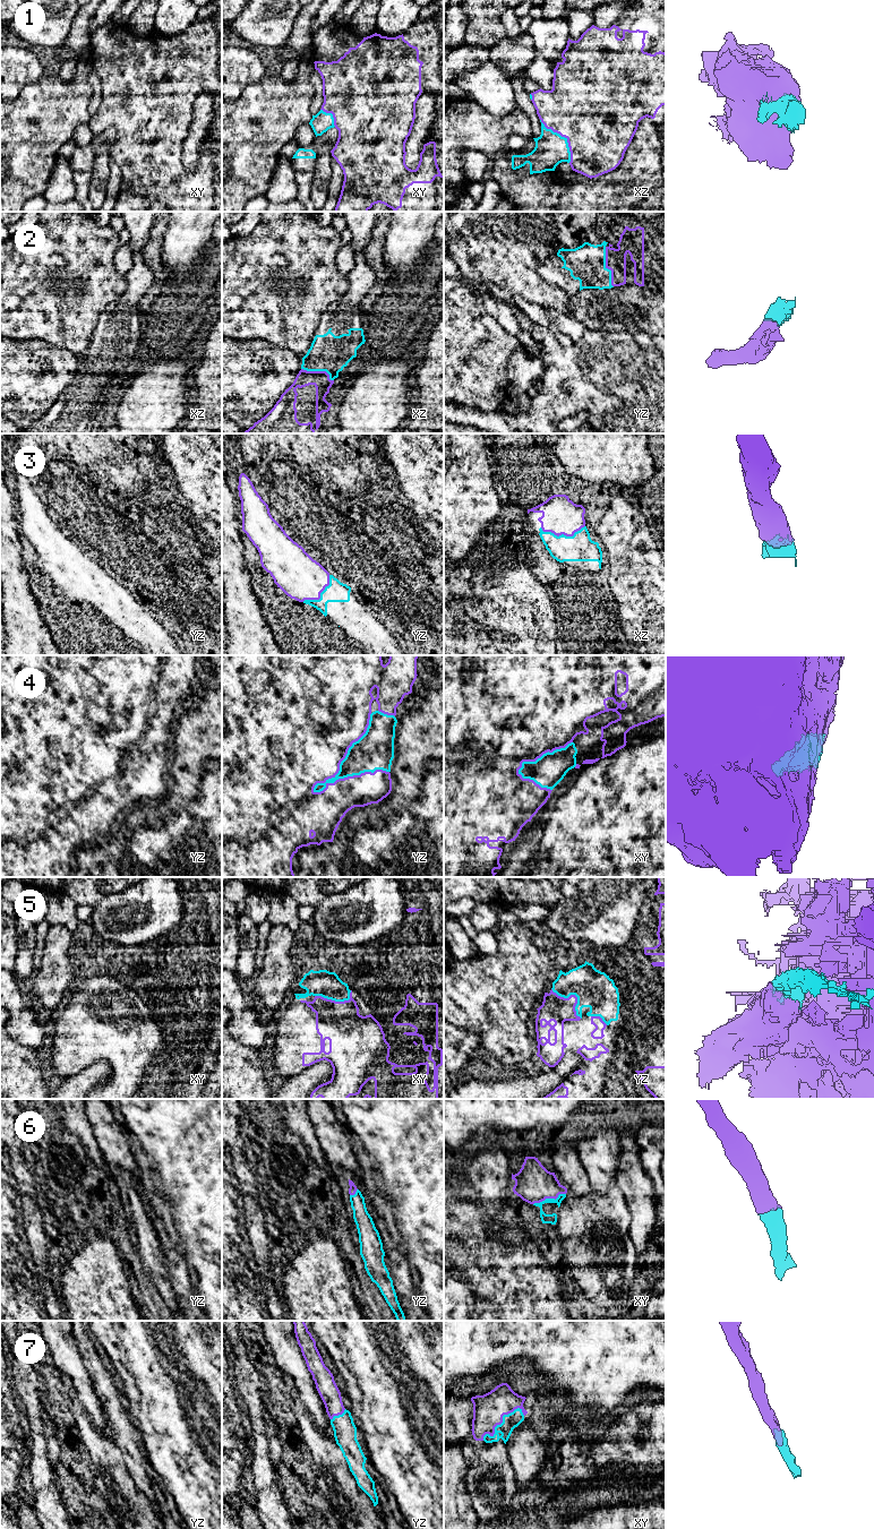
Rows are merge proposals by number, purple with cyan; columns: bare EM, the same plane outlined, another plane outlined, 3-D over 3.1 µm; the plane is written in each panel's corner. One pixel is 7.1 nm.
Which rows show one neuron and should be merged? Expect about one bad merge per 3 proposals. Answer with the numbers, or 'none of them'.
1, 2, 3, 4, 6, 7

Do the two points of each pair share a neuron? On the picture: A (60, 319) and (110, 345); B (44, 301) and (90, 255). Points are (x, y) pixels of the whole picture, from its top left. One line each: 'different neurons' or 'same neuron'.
A: different neurons
B: same neuron

